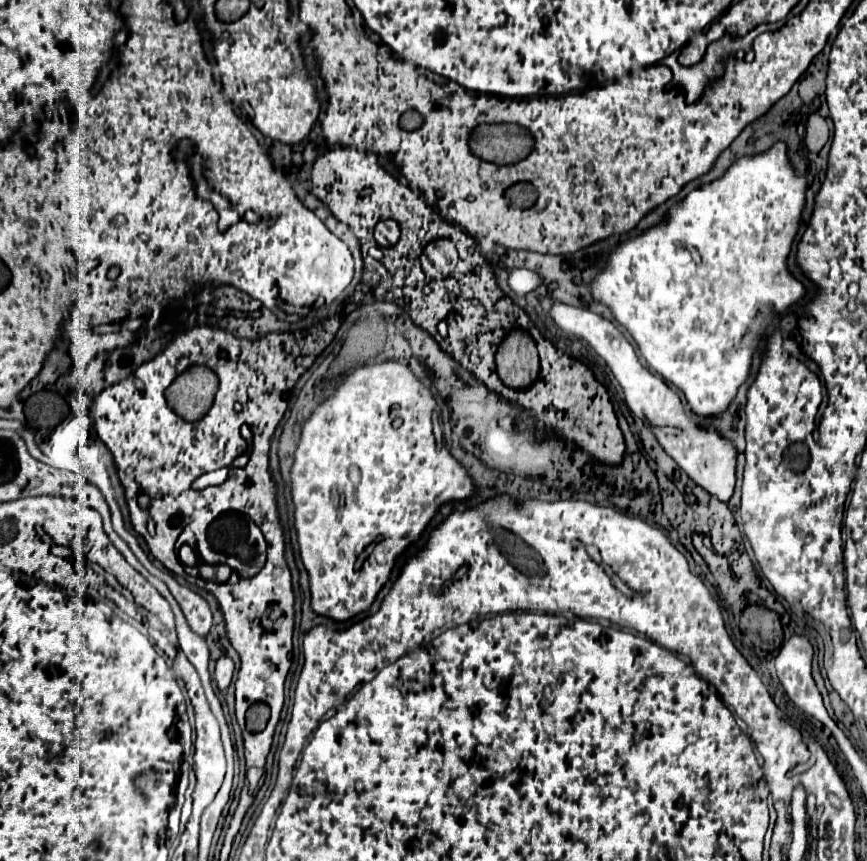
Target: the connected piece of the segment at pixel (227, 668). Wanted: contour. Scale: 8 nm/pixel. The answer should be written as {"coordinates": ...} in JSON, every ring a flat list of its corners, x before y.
{"coordinates":[[223,654,223,656,217,660,217,666,215,666,215,682,217,682,219,690,225,690,225,688,231,684,233,670,235,670,233,660,231,660,227,654]]}

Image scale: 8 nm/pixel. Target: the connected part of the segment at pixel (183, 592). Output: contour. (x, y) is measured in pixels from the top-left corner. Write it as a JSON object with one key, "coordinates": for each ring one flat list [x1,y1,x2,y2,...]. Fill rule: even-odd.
{"coordinates":[[165,574,165,584,169,586,171,594,179,600,181,610,185,610,185,618,189,618,189,626,197,634,205,636,213,624,213,612,209,608,209,602,191,588,181,586,171,574]]}

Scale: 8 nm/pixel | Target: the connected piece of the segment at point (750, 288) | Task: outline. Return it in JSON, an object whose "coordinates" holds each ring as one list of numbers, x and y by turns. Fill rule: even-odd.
{"coordinates":[[775,142,769,150,759,152,759,154,741,156,725,170,725,174,721,178,713,180,711,184,707,184,703,188,695,188,683,200,675,202,659,224,647,228,645,232,641,232,635,238,627,238,625,242,619,242,611,250,605,268,601,268,595,274,593,282,591,282,591,296,593,296,593,300,599,302,599,304,605,304,613,312,615,320,621,326,625,326,627,332,635,338,635,342,639,346,639,352,647,360,649,369,664,380,667,380,667,382,675,384,685,394,691,412,697,414,697,416,703,416,703,418,713,416,713,418,717,418,717,416,725,414,729,410,729,404,735,400,737,390,747,382,755,350,749,350,745,346,745,338,747,338,747,332,749,332,751,324,757,320,757,316,761,312,761,306,775,308,777,312,785,312,789,306,797,304,805,296,805,292,807,292,805,286,795,276,791,276,789,270,787,270,787,256,789,256,793,240,795,240,795,236,799,232,801,216,803,216,803,210,805,210,805,192,807,192,807,176,799,174,797,168,793,166,793,162,789,158,789,148,787,148,785,142]]}

